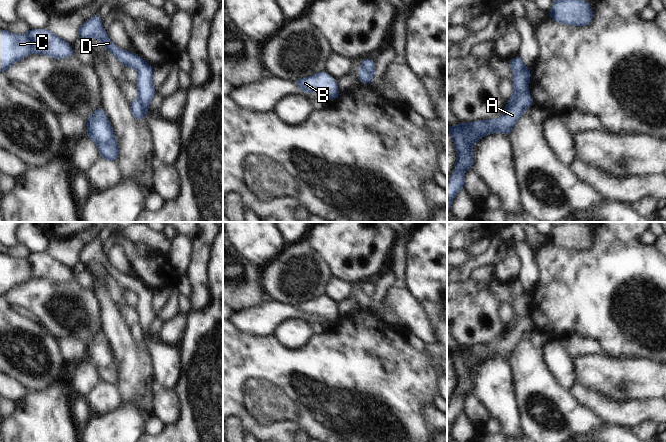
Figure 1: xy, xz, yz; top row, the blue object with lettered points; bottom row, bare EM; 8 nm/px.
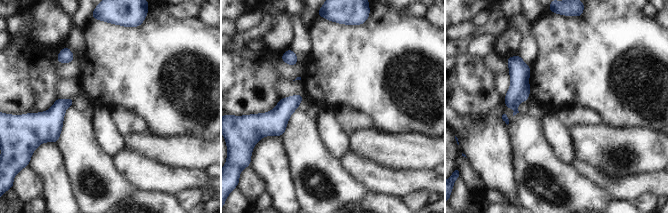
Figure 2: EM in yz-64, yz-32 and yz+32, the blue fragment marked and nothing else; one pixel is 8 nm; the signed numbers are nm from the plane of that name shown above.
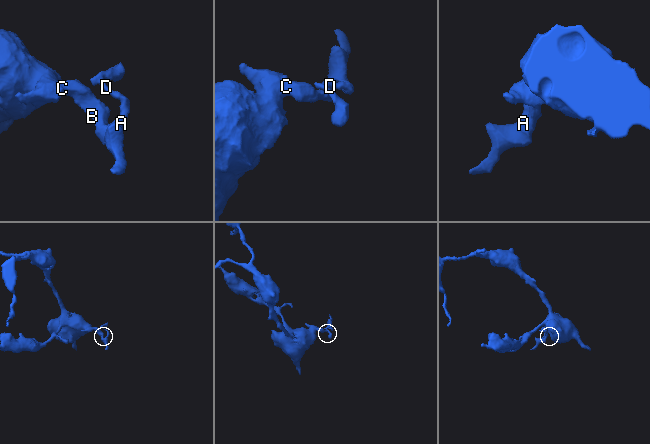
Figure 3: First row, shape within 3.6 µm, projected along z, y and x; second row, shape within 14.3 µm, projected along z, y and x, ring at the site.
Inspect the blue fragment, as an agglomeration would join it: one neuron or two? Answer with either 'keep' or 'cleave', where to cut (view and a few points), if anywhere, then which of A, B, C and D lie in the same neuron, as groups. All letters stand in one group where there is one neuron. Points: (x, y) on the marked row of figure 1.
cleave | yz (529, 96), (521, 96), (514, 105), (507, 105) | A B C / D

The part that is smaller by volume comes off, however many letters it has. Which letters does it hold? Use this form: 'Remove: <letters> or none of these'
Remove: D

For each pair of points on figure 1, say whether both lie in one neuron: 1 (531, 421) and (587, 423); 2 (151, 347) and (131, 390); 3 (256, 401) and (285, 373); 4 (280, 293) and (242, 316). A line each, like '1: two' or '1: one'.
1: one
2: two
3: one
4: two

